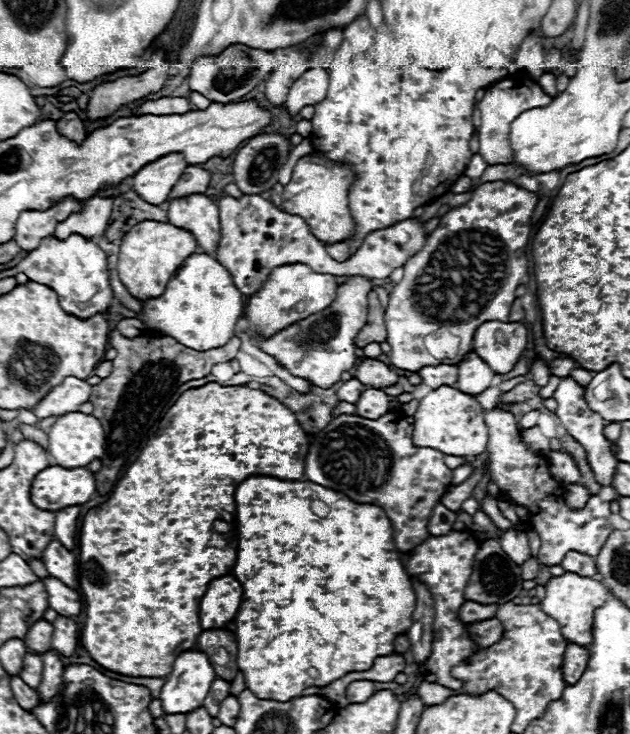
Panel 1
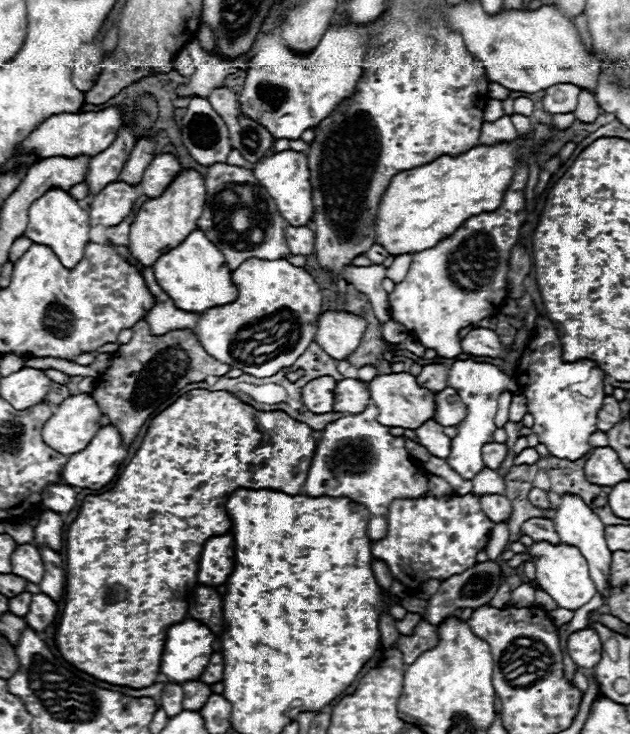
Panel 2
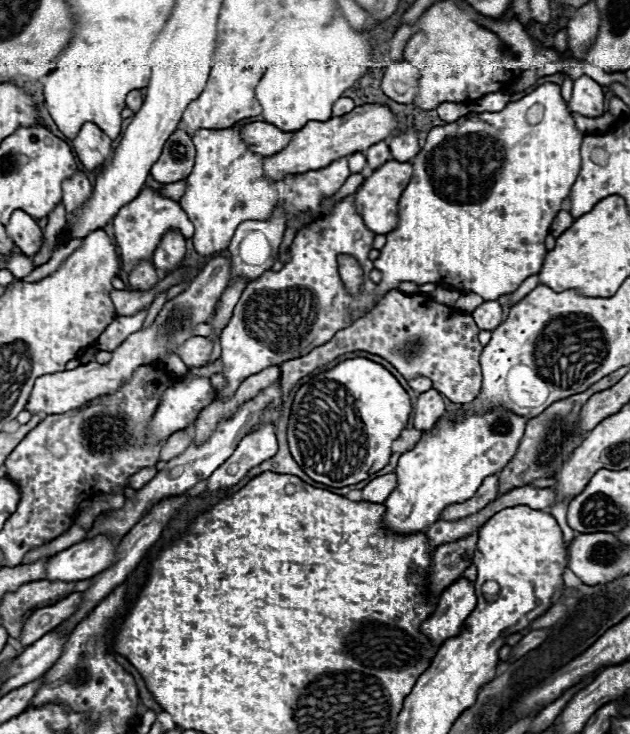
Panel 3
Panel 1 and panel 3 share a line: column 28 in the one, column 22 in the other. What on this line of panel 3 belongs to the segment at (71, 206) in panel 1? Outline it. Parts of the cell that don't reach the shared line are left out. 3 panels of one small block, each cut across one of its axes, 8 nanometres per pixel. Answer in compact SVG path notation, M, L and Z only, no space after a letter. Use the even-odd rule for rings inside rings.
M14 210L10 222L6 224L8 236L14 240L14 244L24 252L24 254L36 254L40 240L36 240L34 236L34 220L26 218L30 214L22 212L22 210Z

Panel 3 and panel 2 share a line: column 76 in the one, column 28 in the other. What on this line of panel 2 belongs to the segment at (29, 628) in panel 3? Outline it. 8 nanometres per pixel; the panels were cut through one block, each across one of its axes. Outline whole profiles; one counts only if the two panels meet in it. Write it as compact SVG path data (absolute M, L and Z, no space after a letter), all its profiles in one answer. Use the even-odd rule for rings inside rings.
M22 592L22 594L14 596L14 598L10 598L10 602L8 602L8 610L10 610L14 616L24 618L24 616L28 614L30 600L32 600L32 594L30 594L30 592Z

